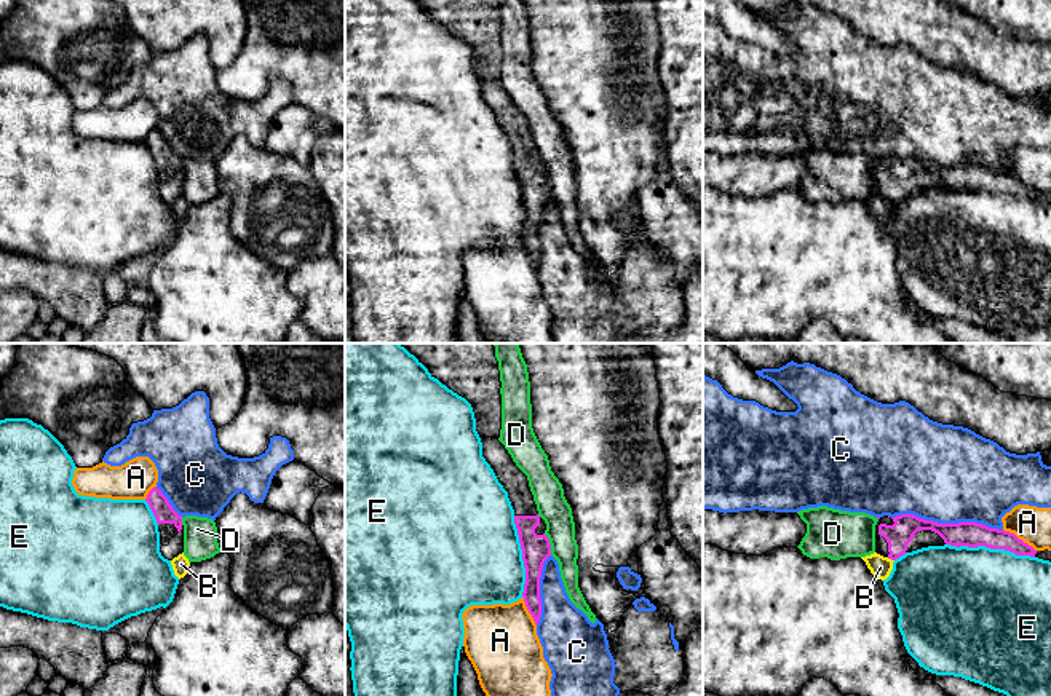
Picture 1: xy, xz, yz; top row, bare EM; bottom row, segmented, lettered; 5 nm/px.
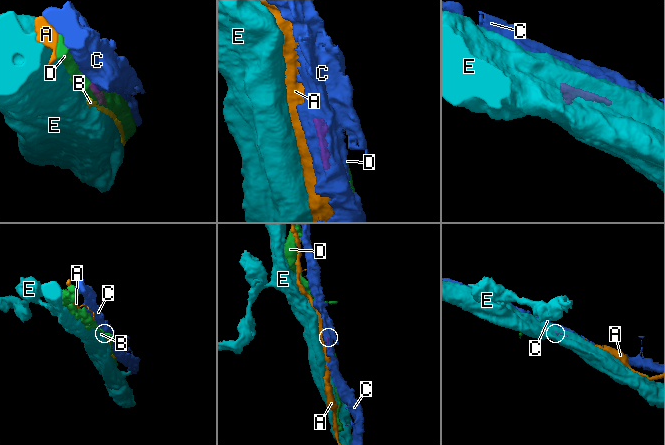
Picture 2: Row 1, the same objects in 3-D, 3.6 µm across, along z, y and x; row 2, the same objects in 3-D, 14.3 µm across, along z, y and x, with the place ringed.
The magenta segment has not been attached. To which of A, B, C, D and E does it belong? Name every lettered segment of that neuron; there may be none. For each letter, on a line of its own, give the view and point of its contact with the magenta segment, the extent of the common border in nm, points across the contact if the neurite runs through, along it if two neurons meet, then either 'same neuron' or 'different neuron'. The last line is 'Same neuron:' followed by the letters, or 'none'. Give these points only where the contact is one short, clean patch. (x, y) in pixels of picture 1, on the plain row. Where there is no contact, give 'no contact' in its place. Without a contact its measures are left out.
A: yz (1018, 181) | 200 nm | different neuron
B: yz (890, 200) | 40 nm | along yz (887, 200), (893, 203) | different neuron
C: yz (946, 166) | 600 nm | different neuron
D: xz (550, 187) | 120 nm | along xz (543, 176), (550, 185), (551, 197) | different neuron
E: yz (991, 190) | 460 nm | different neuron
Same neuron: none

